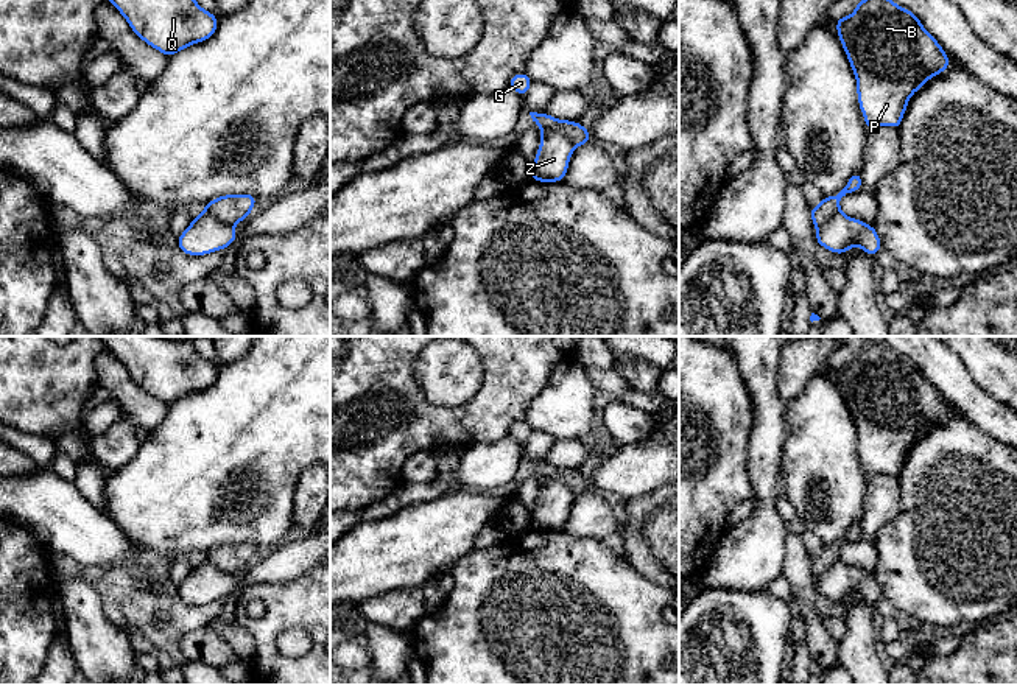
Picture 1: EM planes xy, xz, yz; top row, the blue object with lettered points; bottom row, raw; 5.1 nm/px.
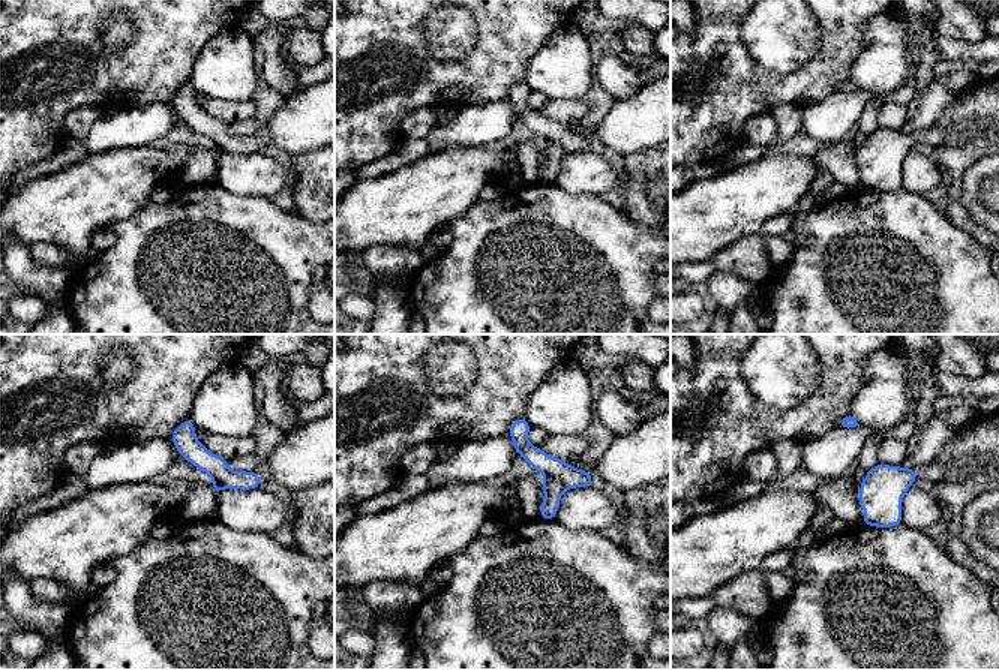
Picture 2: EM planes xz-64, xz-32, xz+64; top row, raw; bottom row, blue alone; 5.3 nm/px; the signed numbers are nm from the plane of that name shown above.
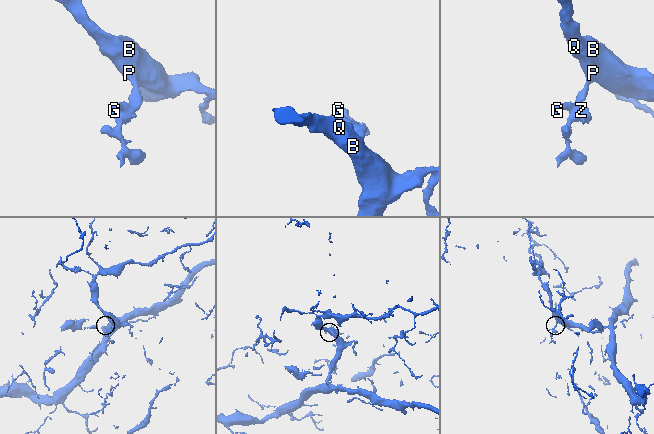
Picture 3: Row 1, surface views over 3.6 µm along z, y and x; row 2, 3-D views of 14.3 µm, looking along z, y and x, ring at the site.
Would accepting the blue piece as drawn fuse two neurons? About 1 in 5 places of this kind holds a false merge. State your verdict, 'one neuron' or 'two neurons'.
two neurons

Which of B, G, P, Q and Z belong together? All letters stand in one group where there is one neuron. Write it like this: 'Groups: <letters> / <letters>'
Groups: B G P Q / Z

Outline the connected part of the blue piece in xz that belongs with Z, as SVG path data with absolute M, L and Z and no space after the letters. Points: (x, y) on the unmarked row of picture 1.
M544 478L536 508L531 512L531 529L562 531L575 497L561 480Z

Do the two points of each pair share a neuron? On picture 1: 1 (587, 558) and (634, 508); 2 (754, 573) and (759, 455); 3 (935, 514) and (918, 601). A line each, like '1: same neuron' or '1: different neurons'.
1: different neurons
2: same neuron
3: same neuron

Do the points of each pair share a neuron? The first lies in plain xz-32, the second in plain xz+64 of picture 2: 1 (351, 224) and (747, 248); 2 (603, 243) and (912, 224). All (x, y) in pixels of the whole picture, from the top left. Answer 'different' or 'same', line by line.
1: different
2: same

